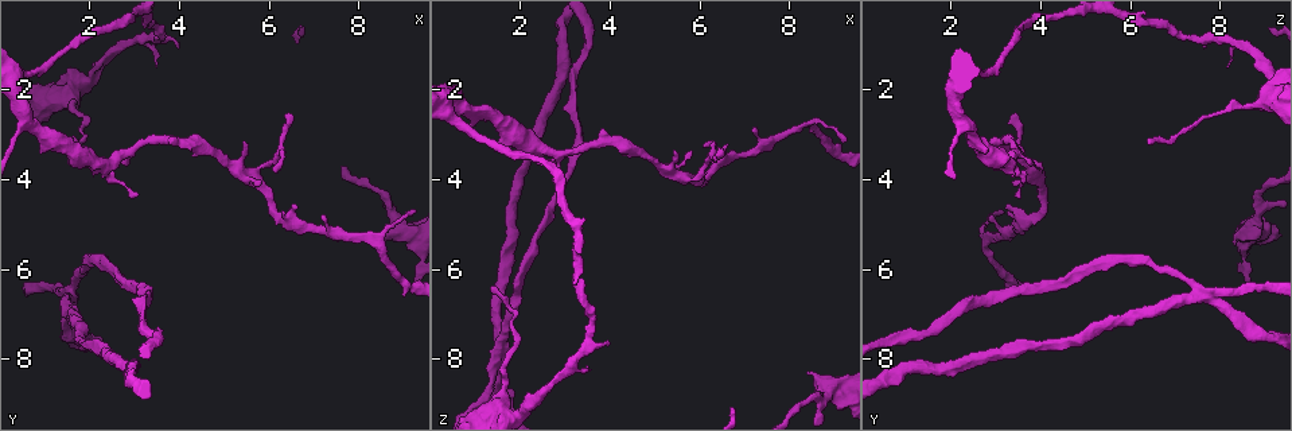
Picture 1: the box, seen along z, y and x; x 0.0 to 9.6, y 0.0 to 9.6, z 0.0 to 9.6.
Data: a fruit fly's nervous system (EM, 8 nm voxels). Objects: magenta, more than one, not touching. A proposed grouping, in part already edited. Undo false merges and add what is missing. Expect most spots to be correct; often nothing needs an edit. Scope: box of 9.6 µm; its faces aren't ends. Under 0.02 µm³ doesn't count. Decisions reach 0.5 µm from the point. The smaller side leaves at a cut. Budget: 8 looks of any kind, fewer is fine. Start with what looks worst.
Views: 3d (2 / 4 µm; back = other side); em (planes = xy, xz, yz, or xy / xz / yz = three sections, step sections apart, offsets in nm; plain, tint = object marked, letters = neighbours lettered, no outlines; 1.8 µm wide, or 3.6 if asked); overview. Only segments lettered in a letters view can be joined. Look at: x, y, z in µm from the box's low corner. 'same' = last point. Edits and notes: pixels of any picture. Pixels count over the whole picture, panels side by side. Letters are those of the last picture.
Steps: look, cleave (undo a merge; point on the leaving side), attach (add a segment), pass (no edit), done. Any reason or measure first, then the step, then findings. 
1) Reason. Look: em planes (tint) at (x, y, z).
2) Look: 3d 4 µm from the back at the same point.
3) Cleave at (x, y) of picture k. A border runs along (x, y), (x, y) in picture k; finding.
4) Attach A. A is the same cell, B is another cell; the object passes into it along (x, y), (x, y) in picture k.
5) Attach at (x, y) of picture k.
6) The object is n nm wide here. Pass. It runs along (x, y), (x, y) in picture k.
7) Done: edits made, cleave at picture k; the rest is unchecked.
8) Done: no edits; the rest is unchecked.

Look: em planes (plain) at (1.55, 6.50, 7.55).

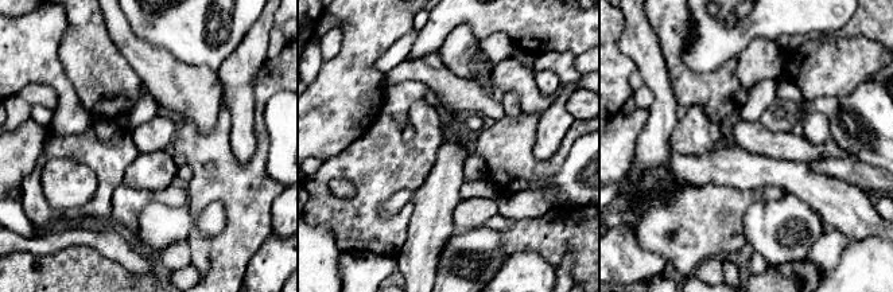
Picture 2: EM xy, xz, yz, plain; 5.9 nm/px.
Look: em planes (tint) at the same point.

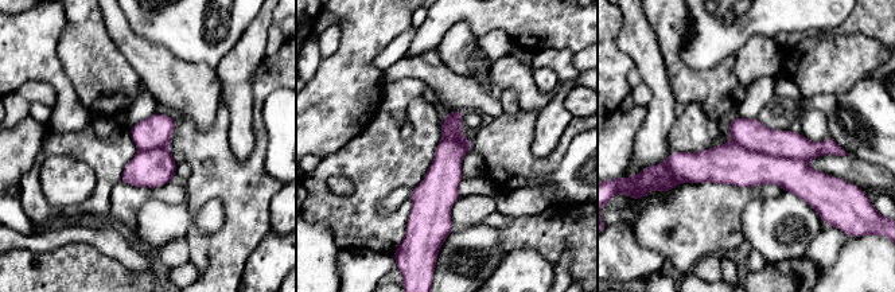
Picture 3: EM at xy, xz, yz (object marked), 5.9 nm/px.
What lies round it. Look: em planes (letters) at the same point.

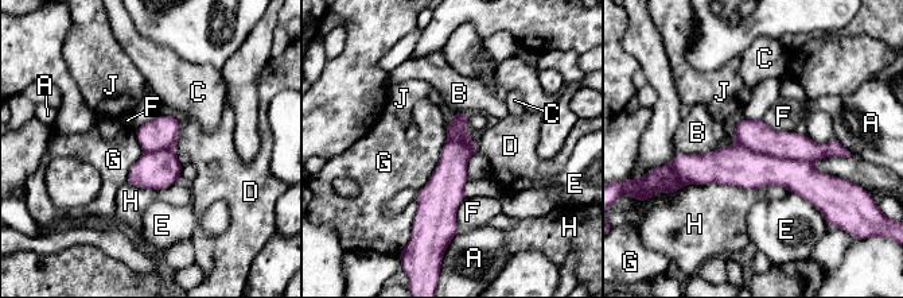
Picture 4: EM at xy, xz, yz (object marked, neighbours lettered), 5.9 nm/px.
Pass. A, B, C, D, E, F, G, H and J are other cells; continuous, no second neuron.

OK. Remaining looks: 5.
Stops while still wide. Look: em planes (letters) at (8.40, 5.45, 8.35).

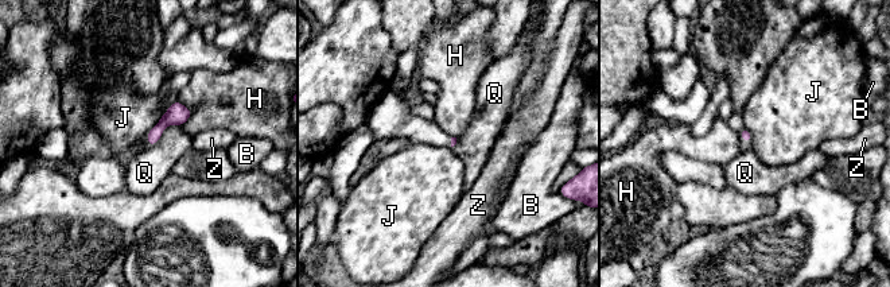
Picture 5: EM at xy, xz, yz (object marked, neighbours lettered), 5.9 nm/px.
Pass. B, H, J, Q and Z are other cells; a border runs along (162, 115), (159, 121), (146, 135) in picture 5; no lettered segment goes on from it.

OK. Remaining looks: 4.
Look: em xz step 16 (tint) at (2.55, 3.55, 3.40).

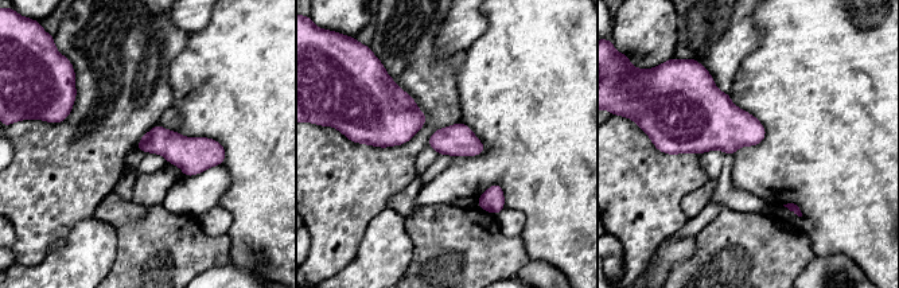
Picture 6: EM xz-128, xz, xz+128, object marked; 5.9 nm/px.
Look: em planes (letters) at the same point.

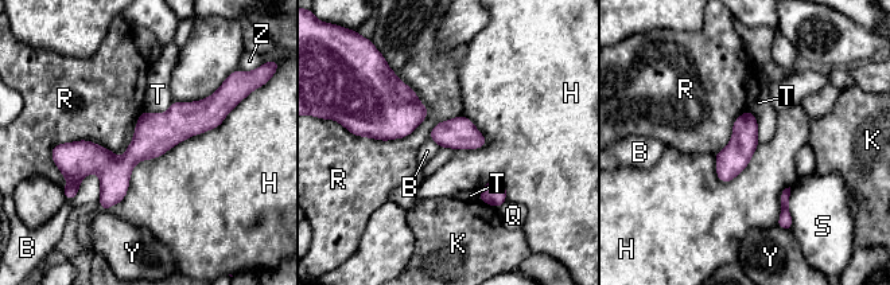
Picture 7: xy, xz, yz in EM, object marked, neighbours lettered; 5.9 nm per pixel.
The object is 180 nm wide here; the longest contact is with H, 900 nm. Pass. B, H, K, Q, R, S, T, Y and Z are other cells; one neuron here.

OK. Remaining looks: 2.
Arms part here. Look: em planes (letters) at (5.60, 3.95, 4.00).

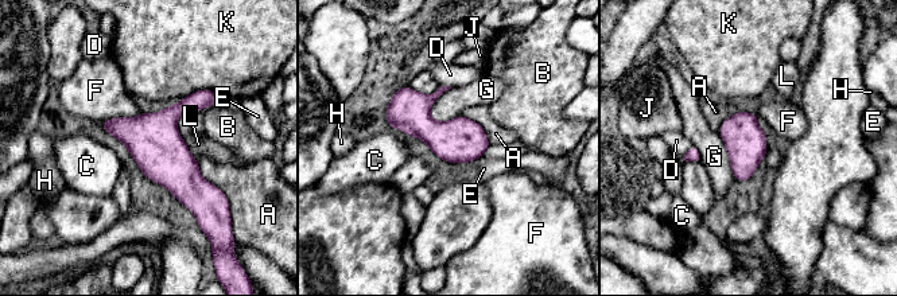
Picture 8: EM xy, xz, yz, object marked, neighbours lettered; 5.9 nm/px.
The longest contact is with A, 280 nm. Pass. A, B, C, D, E, F, G, H, J, K and L are other cells; a border runs along (451, 88), (433, 104), (434, 120) in picture 8; one neuron here.

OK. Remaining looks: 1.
Done: no edits; the rest is unchecked.

